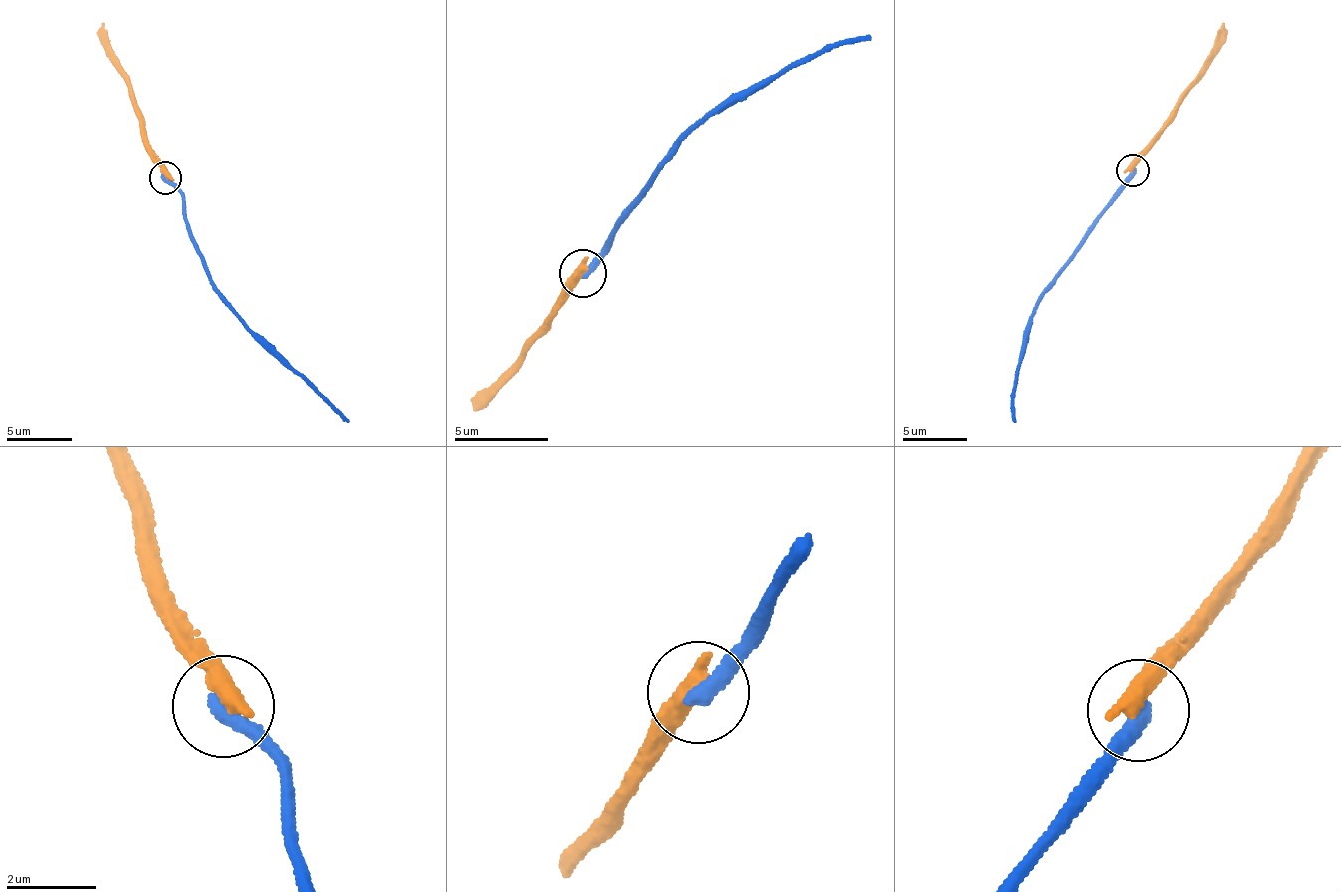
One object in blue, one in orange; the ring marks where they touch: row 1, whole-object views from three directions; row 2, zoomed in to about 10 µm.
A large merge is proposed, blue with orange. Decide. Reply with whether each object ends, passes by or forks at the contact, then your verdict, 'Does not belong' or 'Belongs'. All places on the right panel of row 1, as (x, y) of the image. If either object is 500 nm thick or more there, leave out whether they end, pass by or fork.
At the ring blue ends. At the ring orange ends. Does not belong

